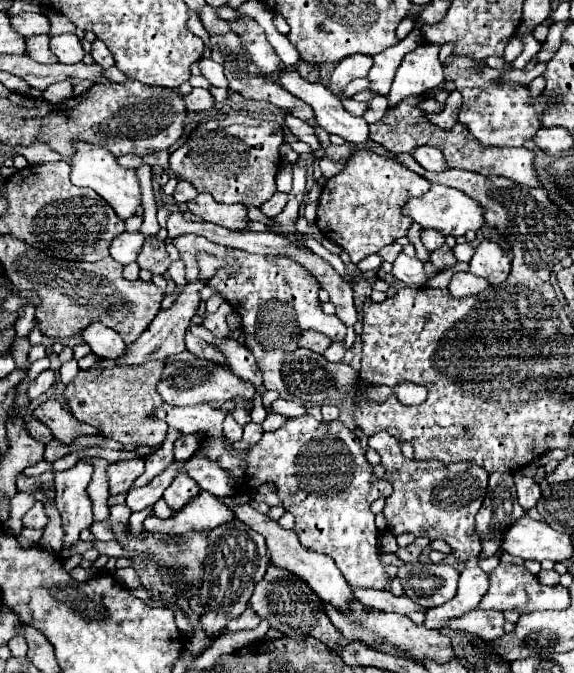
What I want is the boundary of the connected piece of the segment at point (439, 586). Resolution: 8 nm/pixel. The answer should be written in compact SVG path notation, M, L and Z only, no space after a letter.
M403 563L397 569L401 587L409 599L425 609L437 607L453 599L457 591L459 571L445 563Z

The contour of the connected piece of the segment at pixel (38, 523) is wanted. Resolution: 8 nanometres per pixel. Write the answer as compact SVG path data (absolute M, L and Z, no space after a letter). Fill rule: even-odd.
M35 501L35 505L33 505L33 509L29 509L25 515L23 515L23 519L21 519L21 523L23 523L23 527L29 527L29 529L43 529L45 525L47 525L47 515L45 515L45 511L43 511L43 505L39 503L39 501Z

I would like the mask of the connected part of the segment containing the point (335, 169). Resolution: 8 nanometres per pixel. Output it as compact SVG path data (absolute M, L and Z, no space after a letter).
M322 158L320 160L319 165L320 165L322 175L327 179L330 179L331 177L343 171L343 169L345 168L346 162L335 162L327 158Z

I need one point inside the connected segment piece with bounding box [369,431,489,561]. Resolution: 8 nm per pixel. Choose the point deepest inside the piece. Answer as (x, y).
(442, 503)

